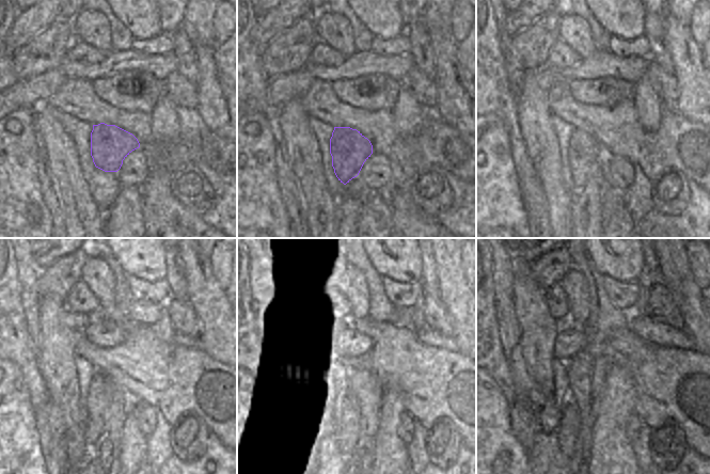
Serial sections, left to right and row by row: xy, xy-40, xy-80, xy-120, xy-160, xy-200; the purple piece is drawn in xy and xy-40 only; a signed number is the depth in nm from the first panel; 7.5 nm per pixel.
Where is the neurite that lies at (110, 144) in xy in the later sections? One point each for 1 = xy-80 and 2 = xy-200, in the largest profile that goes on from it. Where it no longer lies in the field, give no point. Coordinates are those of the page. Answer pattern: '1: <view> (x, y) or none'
1: xy-80 (585, 152)
2: xy-200 (567, 433)

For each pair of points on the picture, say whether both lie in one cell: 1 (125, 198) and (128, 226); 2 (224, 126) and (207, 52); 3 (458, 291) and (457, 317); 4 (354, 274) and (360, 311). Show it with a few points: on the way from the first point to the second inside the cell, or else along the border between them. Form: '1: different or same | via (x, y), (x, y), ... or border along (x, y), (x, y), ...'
1: same | via (126, 205), (126, 219)
2: same | via (222, 108), (215, 98), (207, 70)
3: same | via (458, 298), (458, 311)
4: same | via (359, 283), (360, 302)

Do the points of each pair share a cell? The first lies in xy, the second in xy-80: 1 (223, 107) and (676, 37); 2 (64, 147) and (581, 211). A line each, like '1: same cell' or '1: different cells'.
1: same cell
2: different cells

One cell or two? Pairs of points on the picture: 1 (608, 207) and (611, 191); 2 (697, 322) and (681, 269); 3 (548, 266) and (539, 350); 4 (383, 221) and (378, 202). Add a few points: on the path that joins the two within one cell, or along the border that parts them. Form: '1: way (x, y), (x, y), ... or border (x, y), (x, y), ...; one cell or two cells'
1: way (611, 203), (611, 195); one cell
2: way (694, 310), (685, 293), (685, 282); one cell
3: border (531, 267), (532, 278), (545, 289); two cells
4: way (379, 217), (378, 206); one cell

